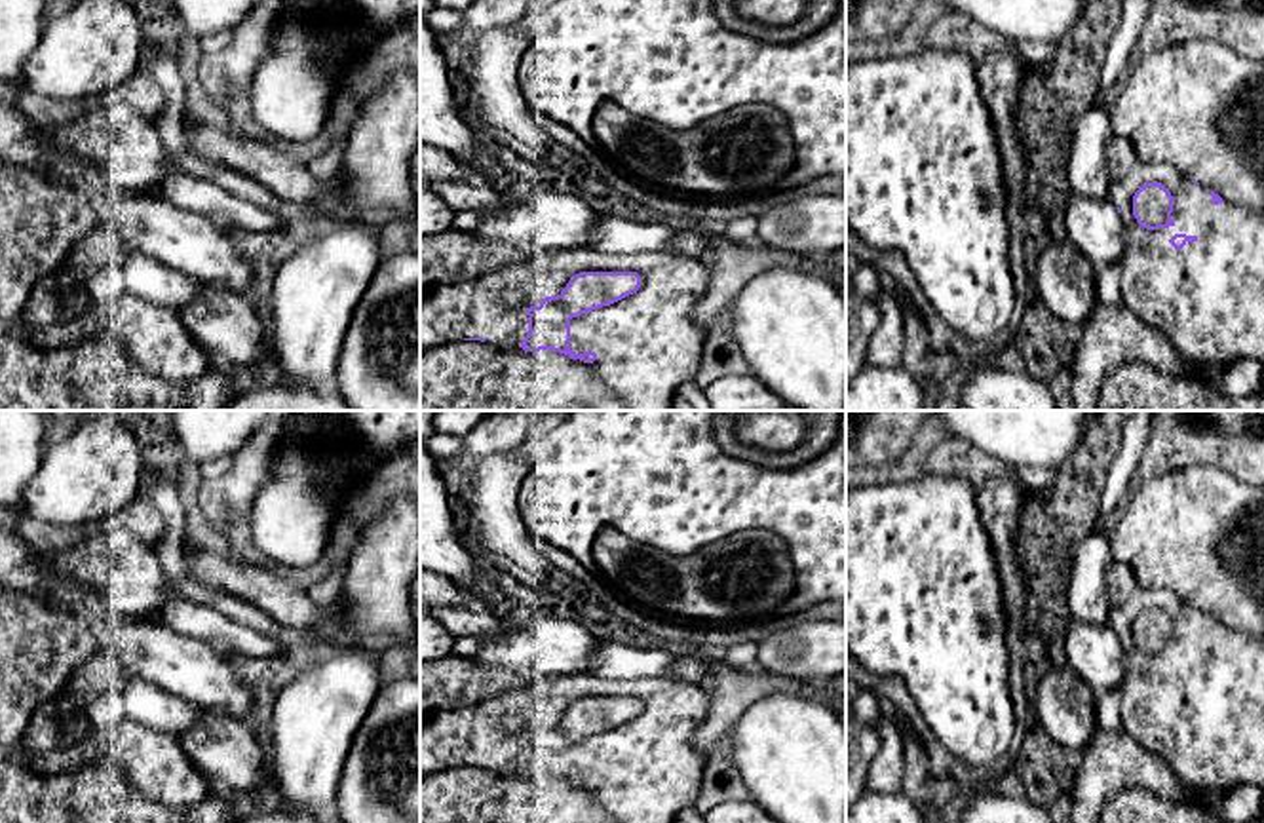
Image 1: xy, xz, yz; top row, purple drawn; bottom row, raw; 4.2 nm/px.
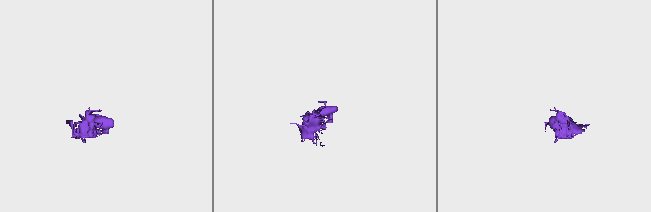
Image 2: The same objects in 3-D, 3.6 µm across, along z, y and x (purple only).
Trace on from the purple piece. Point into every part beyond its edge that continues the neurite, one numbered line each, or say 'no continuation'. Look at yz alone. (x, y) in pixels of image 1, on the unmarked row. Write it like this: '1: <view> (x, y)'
1: yz (1207, 725)

